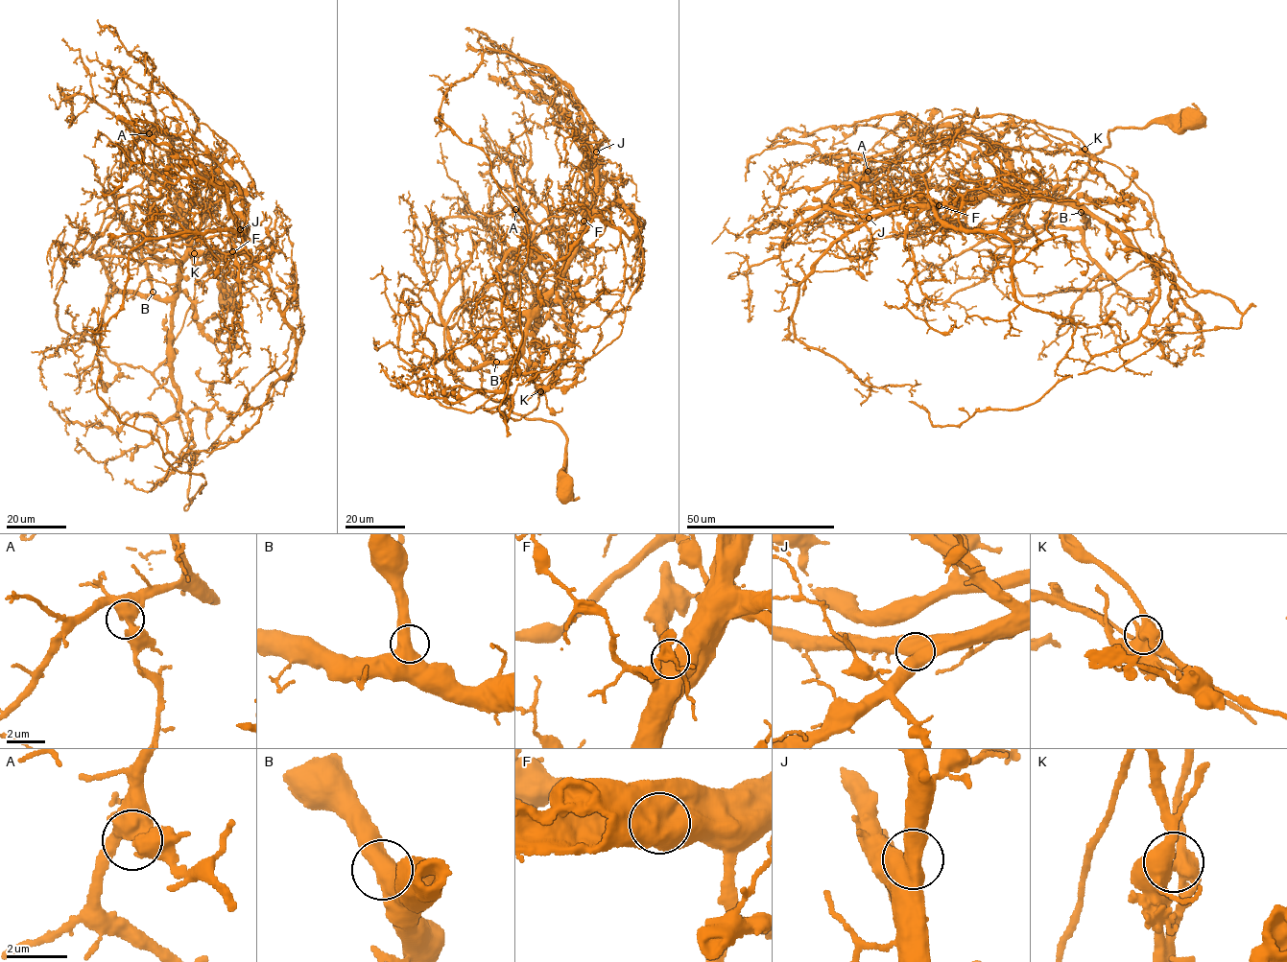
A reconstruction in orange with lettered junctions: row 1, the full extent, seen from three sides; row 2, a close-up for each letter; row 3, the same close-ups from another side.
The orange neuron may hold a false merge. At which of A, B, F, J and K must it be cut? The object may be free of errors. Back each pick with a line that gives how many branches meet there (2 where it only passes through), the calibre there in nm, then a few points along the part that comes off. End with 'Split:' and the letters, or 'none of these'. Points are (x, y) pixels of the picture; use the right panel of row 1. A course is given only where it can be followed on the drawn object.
K: 2 | 650 nm | (1084, 149), (1146, 193), (1179, 276), (1232, 303), (1239, 327), (1167, 332), (1114, 370), (955, 425), (909, 401)
Split: K

